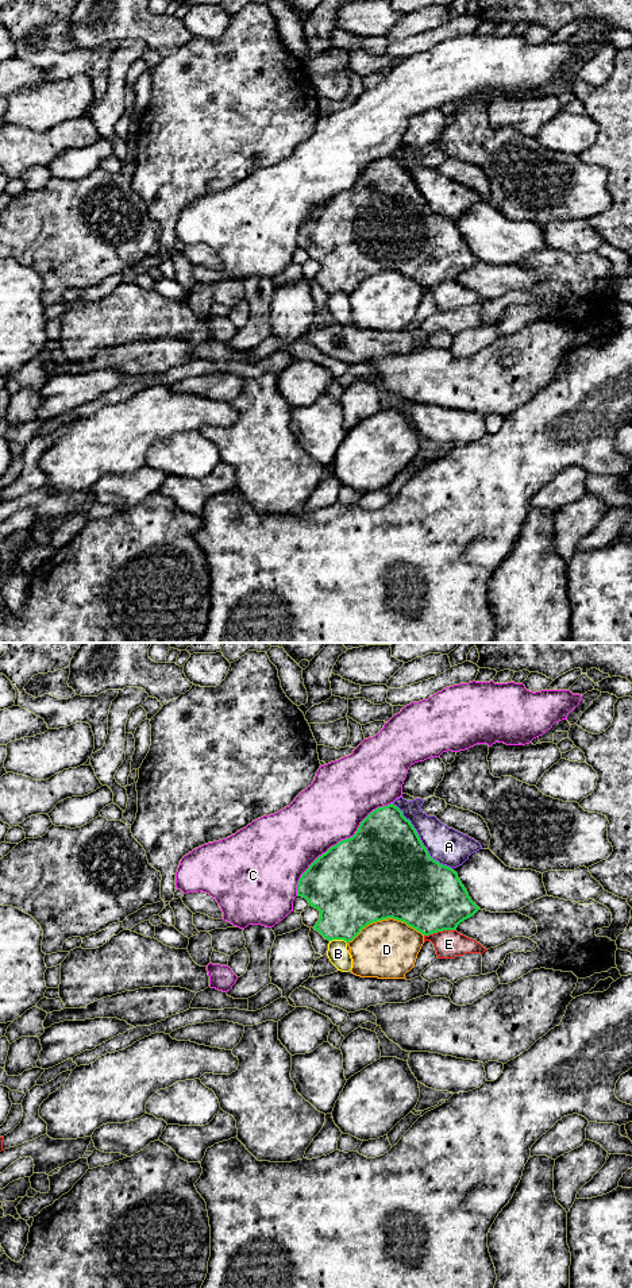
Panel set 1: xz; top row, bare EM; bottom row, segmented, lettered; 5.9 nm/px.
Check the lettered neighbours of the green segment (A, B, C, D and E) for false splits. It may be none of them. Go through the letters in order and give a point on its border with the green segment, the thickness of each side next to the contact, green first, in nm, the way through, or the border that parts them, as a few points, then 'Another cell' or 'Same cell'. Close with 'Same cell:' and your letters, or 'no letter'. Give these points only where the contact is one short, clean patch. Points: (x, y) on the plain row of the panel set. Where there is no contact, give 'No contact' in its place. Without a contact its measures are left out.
A: Touches green at xz (420, 192). Thickness 500 nm (green) against 220 nm. Another cell
B: Touches green at xz (338, 290). Thickness 380 nm (green) against 120 nm. Boundary: xz (330, 292), (343, 292), (346, 294). Another cell
C: Touches green at xz (339, 193). Thickness 500 nm (green) against 380 nm. Another cell
D: Touches green at xz (386, 270). Thickness 500 nm (green) against 360 nm. Another cell
E: Touches green at xz (439, 282). Thickness 420 nm (green) against 180 nm. Another cell
Same cell: no letter

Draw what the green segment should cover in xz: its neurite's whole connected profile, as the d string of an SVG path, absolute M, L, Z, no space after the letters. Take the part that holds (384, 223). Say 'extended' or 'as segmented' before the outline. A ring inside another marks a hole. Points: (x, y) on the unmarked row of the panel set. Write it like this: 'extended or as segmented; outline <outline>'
as segmented; outline M393 155L373 162L352 189L319 208L301 227L297 247L320 263L313 281L328 293L350 294L367 277L388 270L429 288L455 282L481 262L458 225L429 208L411 173Z

